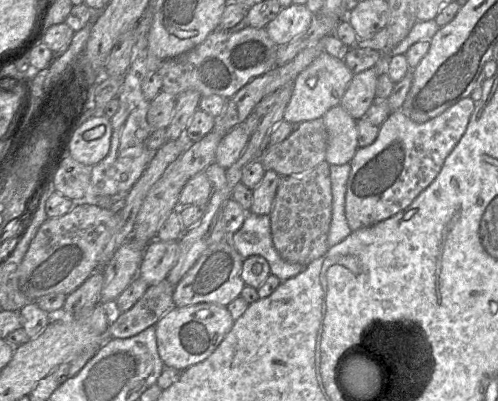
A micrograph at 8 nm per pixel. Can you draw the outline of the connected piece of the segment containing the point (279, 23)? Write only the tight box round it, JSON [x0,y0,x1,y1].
[266,4,313,46]

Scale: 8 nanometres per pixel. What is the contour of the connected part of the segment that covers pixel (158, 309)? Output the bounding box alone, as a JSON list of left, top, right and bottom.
[109,279,175,338]

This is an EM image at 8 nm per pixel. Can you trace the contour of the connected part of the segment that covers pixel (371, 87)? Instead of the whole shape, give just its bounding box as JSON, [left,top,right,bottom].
[340,68,379,119]

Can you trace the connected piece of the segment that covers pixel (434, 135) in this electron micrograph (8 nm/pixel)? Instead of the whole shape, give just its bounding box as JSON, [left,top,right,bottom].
[345,96,475,231]

